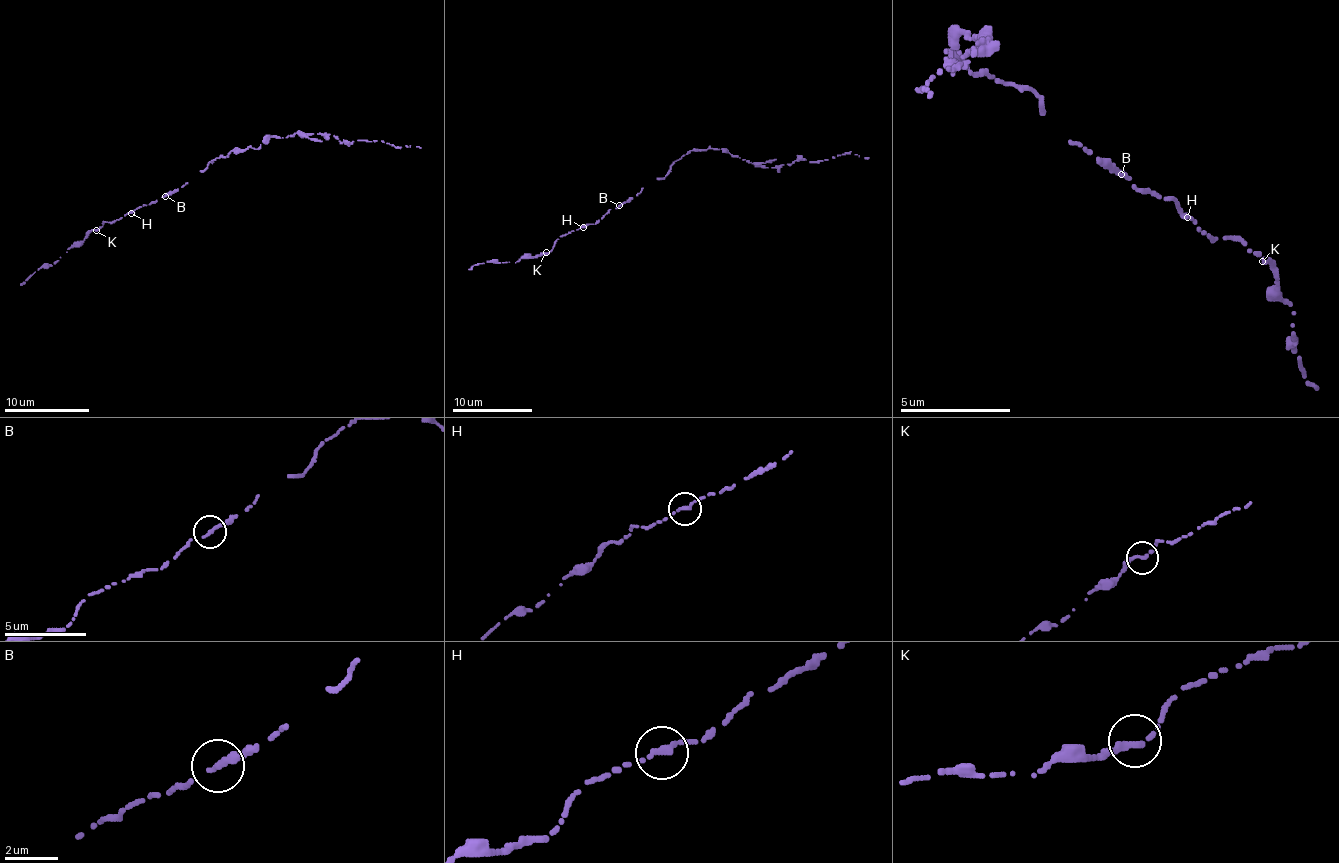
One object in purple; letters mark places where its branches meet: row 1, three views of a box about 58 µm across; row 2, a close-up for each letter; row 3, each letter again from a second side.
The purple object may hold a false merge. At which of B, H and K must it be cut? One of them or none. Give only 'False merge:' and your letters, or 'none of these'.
False merge: none of these

